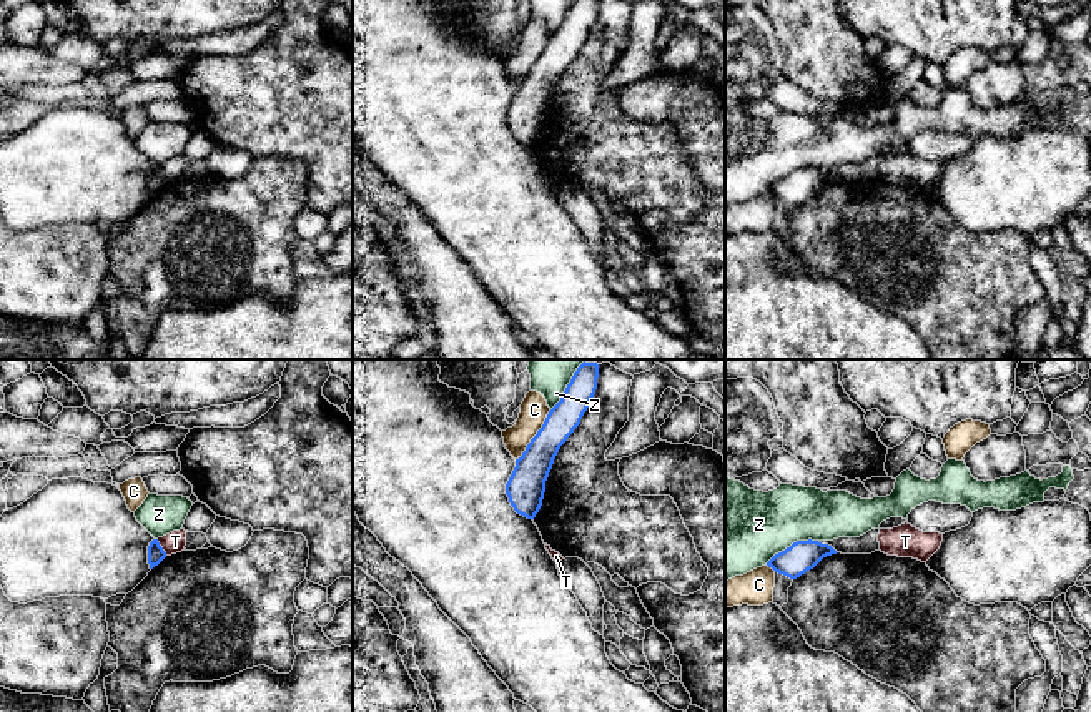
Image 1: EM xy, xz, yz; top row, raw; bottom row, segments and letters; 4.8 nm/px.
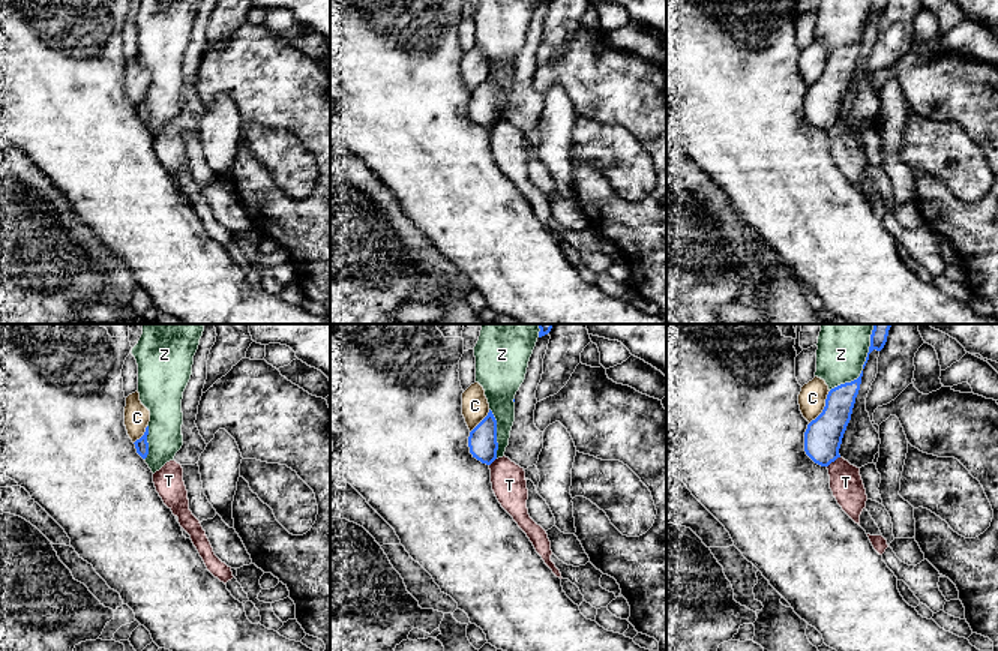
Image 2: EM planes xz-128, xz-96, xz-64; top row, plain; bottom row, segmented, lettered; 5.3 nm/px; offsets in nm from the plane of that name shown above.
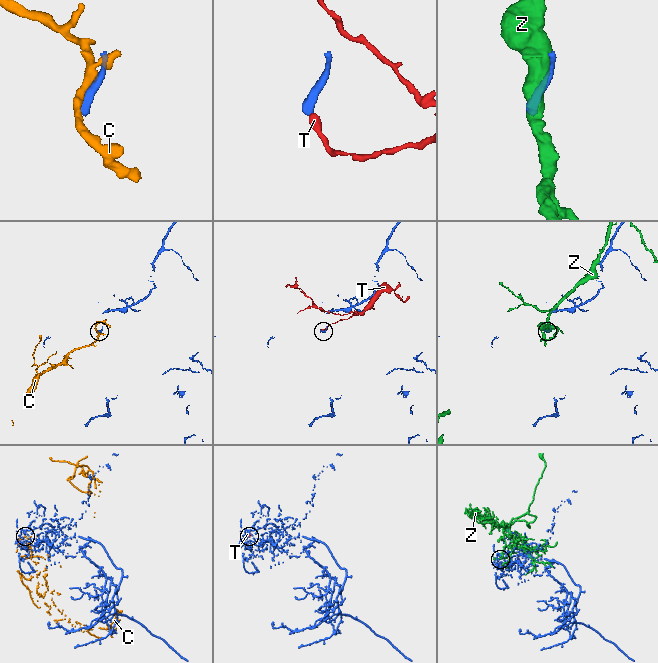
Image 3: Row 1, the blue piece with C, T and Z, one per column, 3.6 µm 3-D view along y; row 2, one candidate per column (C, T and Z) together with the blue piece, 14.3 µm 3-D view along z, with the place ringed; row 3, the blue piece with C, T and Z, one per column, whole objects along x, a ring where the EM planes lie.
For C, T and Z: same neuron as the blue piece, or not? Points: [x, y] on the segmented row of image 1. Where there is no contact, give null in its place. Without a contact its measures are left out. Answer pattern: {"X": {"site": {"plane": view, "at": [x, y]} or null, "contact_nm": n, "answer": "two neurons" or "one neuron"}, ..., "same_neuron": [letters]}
{"C": {"site": {"plane": "xz", "at": [536, 435]}, "contact_nm": 280, "answer": "two neurons"}, "T": {"site": {"plane": "xy", "at": [162, 548]}, "contact_nm": 90, "answer": "two neurons"}, "Z": {"site": {"plane": "yz", "at": [792, 544]}, "contact_nm": 280, "answer": "two neurons"}, "same_neuron": []}

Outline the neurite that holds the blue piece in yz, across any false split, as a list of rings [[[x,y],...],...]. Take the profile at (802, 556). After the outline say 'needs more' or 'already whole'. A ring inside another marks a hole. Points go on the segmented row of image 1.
[[[797,541],[785,551],[775,554],[767,566],[775,572],[790,579],[797,579],[813,569],[823,557],[837,554],[837,551],[818,541]]] | already whole

